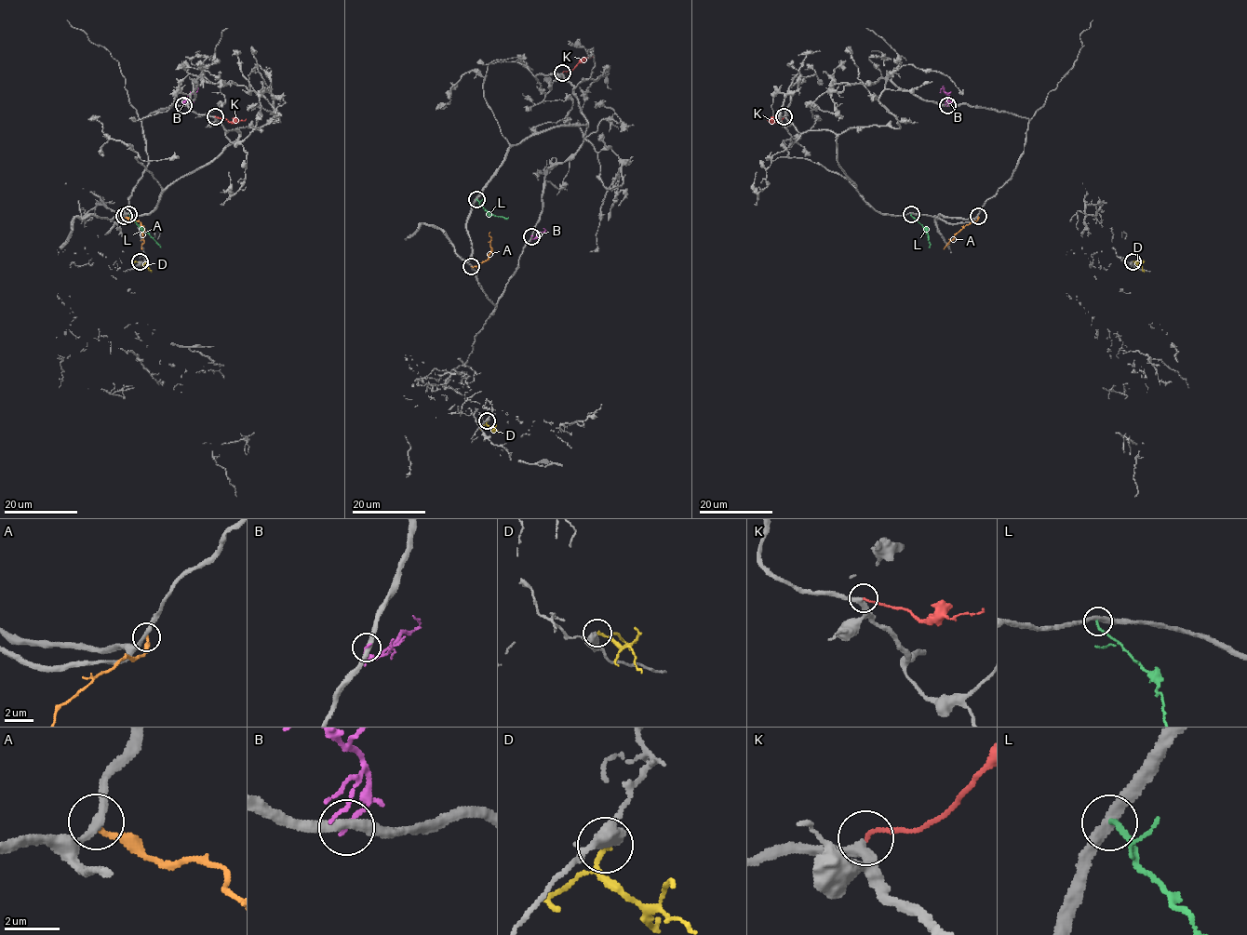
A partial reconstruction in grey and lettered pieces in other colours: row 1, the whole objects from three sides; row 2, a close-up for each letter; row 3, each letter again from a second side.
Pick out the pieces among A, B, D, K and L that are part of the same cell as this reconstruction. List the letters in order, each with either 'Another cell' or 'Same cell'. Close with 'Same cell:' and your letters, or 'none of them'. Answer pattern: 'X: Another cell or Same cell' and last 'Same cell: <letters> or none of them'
A: Another cell
B: Another cell
D: Another cell
K: Same cell
L: Another cell
Same cell: K

